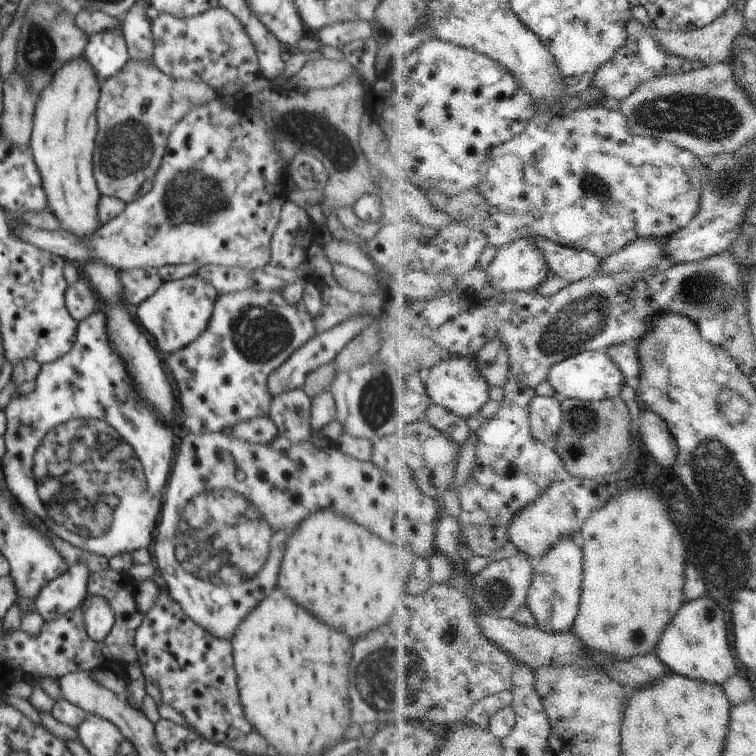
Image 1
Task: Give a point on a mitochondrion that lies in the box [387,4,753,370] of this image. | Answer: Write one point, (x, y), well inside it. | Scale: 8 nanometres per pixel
(711, 118)

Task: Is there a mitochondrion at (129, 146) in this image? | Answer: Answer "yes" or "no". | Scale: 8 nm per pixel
yes

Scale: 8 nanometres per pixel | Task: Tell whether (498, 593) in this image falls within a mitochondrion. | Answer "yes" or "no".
yes

